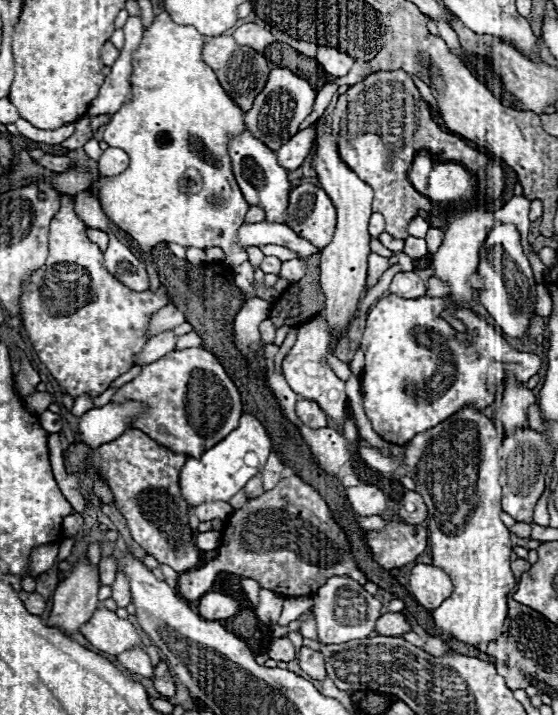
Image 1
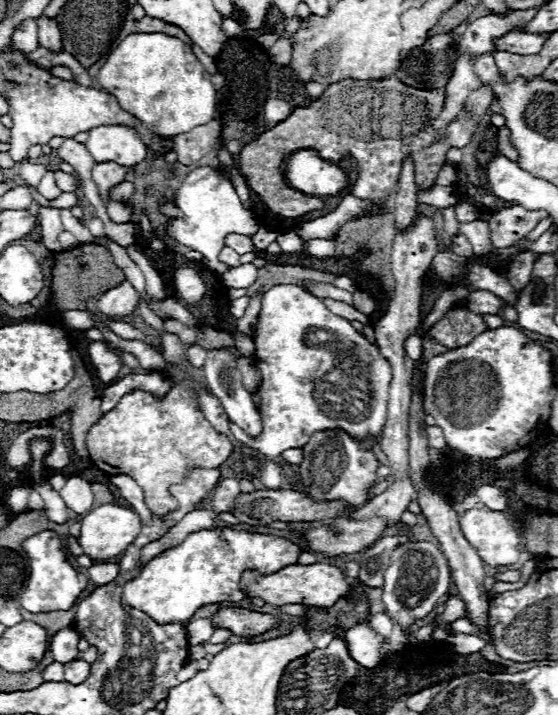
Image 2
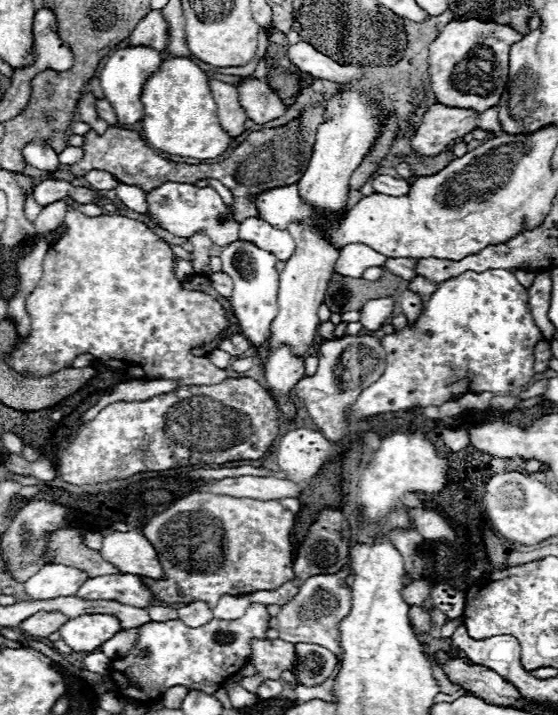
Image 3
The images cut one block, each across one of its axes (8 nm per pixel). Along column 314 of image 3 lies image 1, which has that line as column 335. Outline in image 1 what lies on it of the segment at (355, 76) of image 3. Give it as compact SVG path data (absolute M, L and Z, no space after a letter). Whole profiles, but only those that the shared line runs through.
M318 48L318 56L316 56L318 64L332 76L336 78L342 78L346 76L352 66L354 66L354 58L350 58L348 54L340 52L338 48Z

